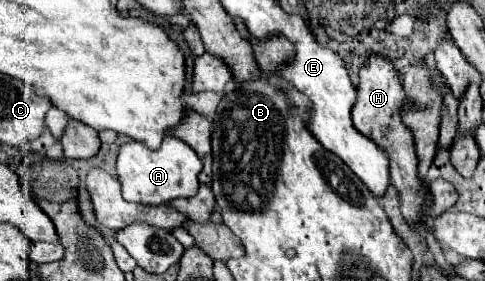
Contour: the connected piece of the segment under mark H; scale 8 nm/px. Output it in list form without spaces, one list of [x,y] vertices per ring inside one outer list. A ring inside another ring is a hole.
[[[371,56],[369,64],[359,70],[359,88],[357,102],[353,106],[353,126],[367,138],[383,148],[389,156],[391,182],[401,194],[401,212],[407,222],[417,220],[423,212],[423,204],[429,200],[425,196],[423,184],[417,180],[417,156],[413,146],[413,136],[407,126],[401,122],[399,108],[405,104],[405,92],[401,86],[399,74],[393,70],[393,64],[383,56]]]

